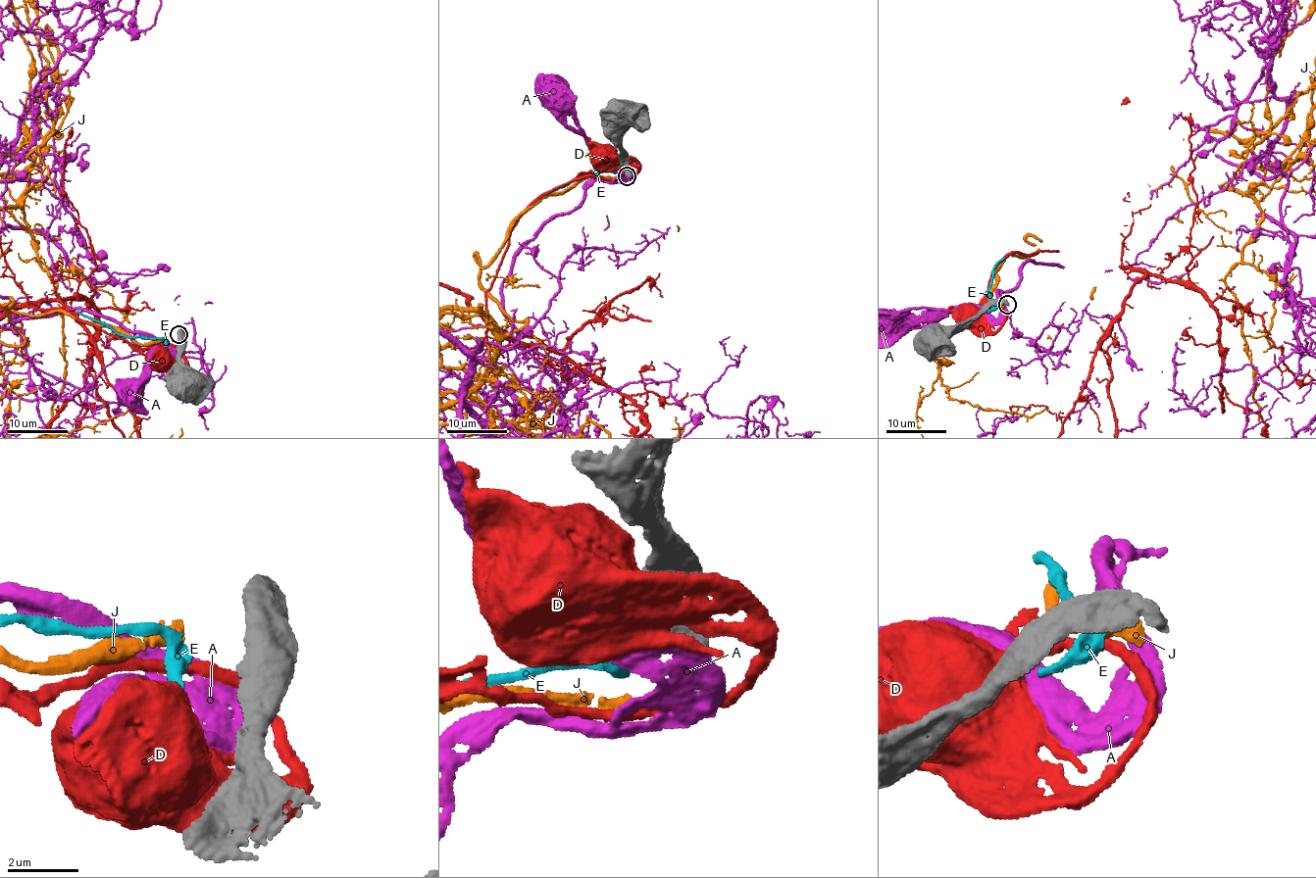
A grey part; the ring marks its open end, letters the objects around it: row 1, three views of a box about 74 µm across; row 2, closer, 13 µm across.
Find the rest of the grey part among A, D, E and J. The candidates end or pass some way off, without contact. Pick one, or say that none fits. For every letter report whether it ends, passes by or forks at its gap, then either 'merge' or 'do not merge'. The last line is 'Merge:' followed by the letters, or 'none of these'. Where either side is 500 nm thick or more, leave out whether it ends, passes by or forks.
A: it passes by; do not merge
D: it passes by; do not merge
E: it passes by; do not merge
J: it ends there; merge
Merge: J

